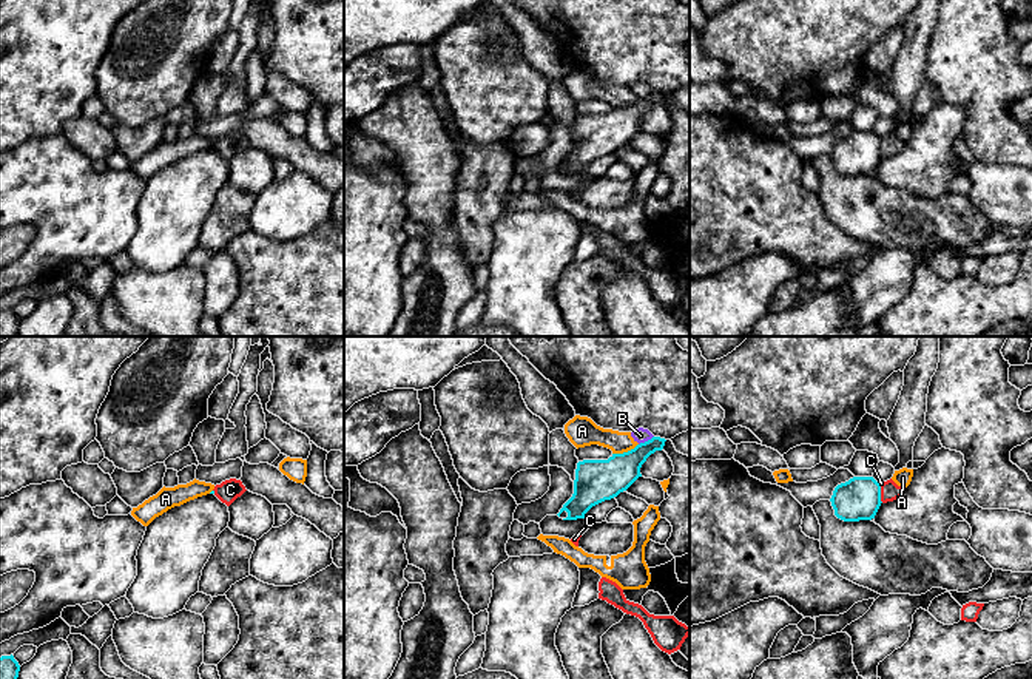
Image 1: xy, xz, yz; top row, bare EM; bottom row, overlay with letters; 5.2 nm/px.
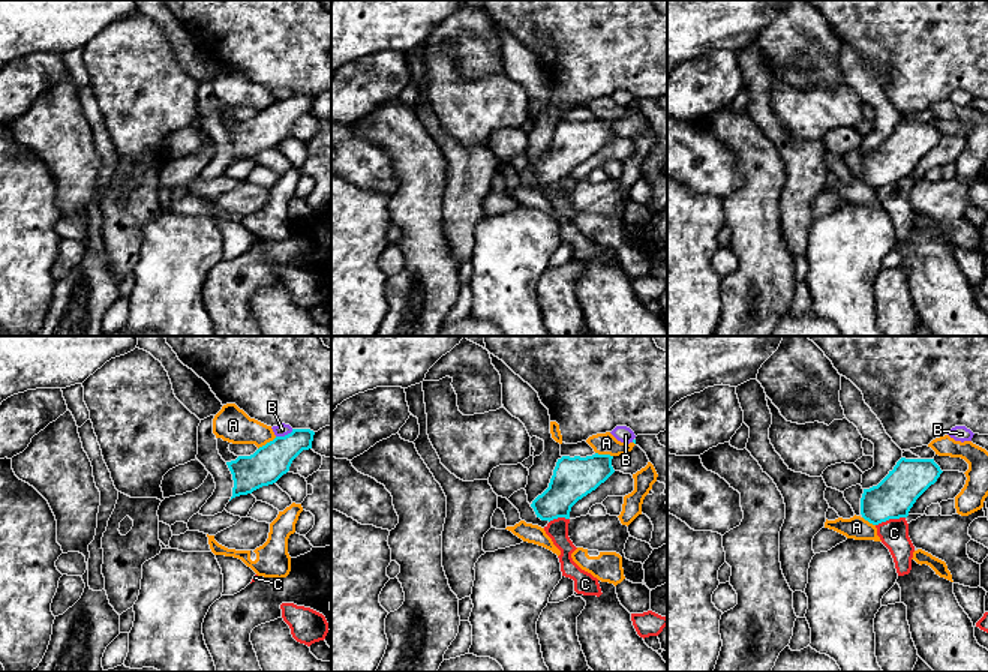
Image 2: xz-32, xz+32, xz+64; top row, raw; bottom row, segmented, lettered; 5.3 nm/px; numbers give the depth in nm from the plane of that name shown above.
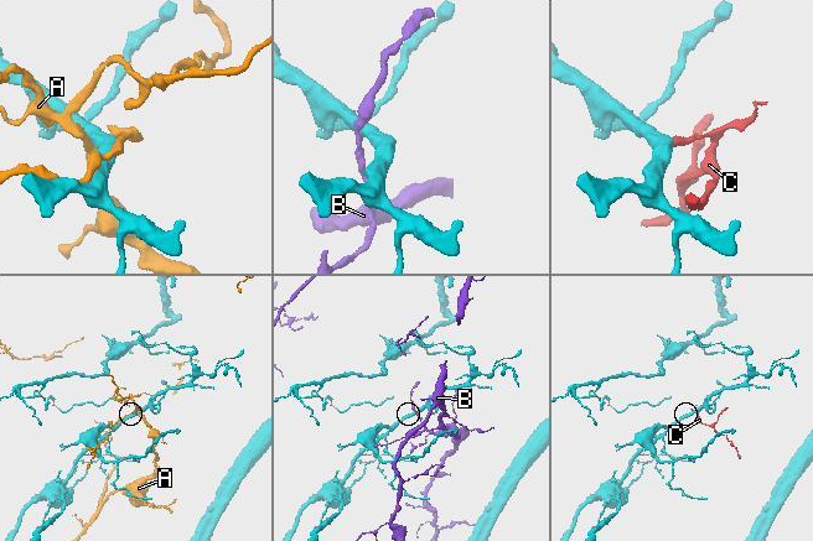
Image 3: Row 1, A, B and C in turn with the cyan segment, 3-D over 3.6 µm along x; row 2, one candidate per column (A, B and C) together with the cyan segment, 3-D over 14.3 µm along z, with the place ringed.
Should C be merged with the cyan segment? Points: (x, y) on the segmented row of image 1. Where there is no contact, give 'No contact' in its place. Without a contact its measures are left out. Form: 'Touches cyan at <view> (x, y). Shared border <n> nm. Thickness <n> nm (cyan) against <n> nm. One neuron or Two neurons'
Touches cyan at yz (880, 493). Shared border 110 nm. Thickness 220 nm (cyan) against 100 nm. Two neurons

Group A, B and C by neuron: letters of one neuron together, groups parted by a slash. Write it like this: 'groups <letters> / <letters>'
groups A / B / C

